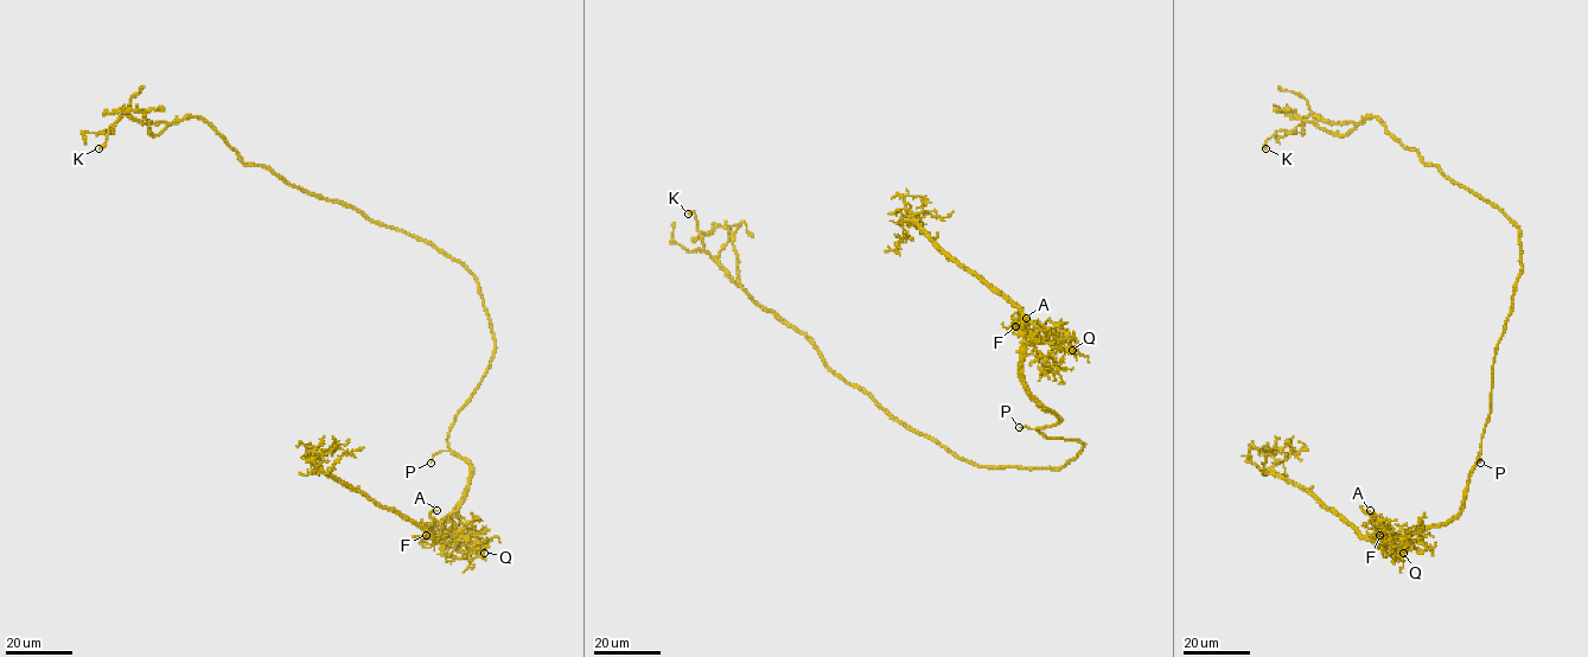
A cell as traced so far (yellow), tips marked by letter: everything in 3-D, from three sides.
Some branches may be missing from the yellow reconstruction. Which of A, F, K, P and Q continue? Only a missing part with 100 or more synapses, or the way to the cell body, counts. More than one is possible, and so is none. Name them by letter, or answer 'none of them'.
P

